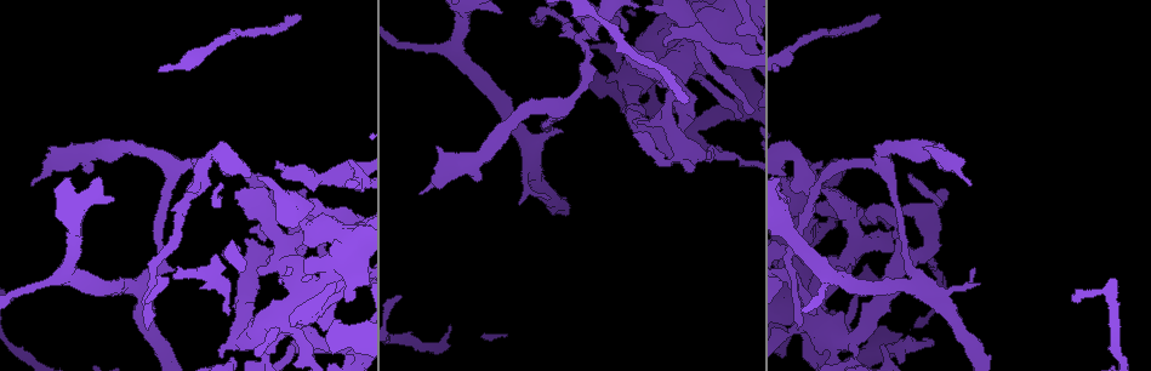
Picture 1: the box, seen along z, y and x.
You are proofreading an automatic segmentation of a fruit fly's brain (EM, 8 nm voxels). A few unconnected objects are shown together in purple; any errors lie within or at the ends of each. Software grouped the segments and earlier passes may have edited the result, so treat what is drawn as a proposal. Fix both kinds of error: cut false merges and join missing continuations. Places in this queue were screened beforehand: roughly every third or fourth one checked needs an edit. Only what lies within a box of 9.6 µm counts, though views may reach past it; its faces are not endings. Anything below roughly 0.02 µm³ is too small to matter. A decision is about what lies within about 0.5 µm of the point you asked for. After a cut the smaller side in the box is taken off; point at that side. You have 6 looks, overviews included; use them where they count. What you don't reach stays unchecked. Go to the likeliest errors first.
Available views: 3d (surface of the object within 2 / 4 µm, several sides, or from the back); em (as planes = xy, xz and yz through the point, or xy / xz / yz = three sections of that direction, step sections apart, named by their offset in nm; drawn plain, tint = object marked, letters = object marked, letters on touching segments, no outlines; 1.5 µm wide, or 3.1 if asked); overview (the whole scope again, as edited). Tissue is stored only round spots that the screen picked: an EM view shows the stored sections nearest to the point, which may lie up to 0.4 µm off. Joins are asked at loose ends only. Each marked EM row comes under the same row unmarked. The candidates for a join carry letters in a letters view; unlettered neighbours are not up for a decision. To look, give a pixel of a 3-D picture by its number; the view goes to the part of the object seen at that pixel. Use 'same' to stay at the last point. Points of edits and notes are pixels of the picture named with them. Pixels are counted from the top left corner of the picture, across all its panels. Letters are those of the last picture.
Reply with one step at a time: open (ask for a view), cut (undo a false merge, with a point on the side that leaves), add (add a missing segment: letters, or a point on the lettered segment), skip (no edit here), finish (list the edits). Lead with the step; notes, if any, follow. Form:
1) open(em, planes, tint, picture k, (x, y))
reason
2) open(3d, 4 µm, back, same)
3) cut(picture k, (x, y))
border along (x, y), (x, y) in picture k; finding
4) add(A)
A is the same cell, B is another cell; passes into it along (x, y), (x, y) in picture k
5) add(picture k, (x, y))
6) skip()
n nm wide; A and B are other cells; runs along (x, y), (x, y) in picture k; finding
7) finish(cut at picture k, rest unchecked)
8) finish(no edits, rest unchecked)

open(em, xy, step 4, letters, picture 1, (821, 164))
an open end

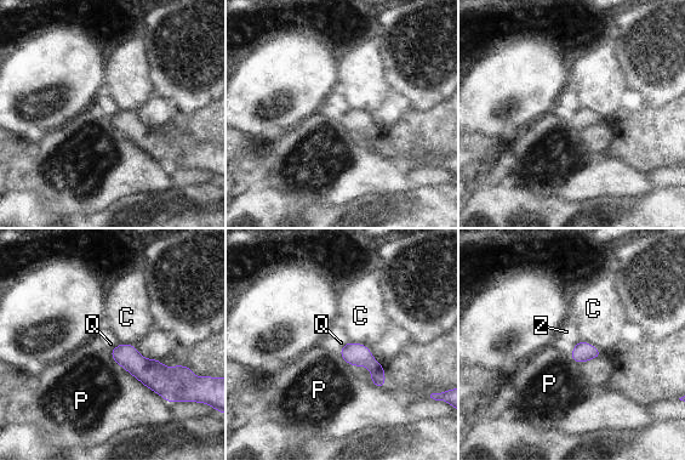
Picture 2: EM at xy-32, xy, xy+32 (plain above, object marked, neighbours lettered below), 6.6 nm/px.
open(em, planes, letters, same)

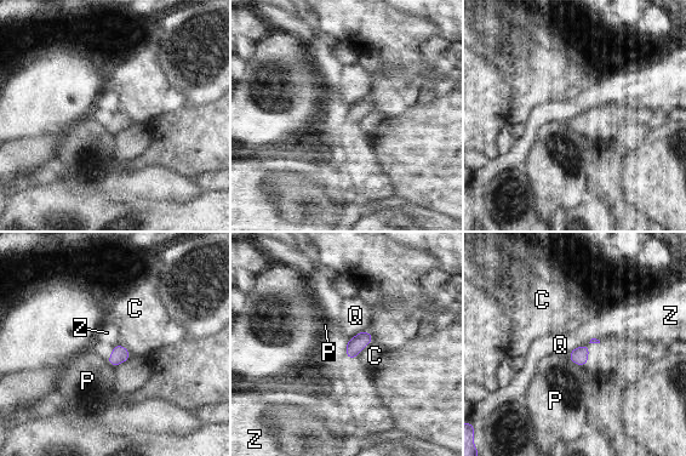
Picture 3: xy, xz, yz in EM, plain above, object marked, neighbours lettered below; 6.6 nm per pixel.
skip()
C, P, Q and Z are other cells; border along (598, 338), (576, 347) in picture 3; no lettered segment goes on from it

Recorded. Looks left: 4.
open(3d, 4 µm, back, picture 1, (146, 328))
end of a long branch

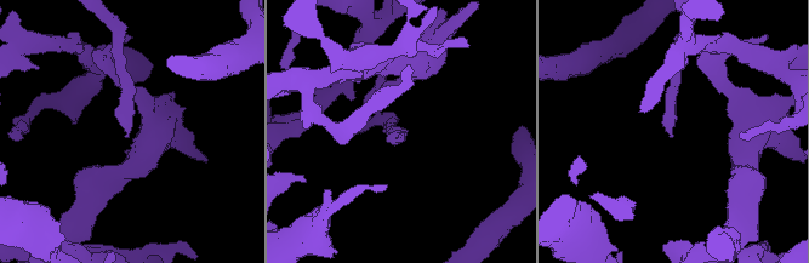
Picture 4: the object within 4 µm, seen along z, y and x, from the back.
open(em, xy, step 8, tint, picture 4, (396, 137))
shape alone is not enough

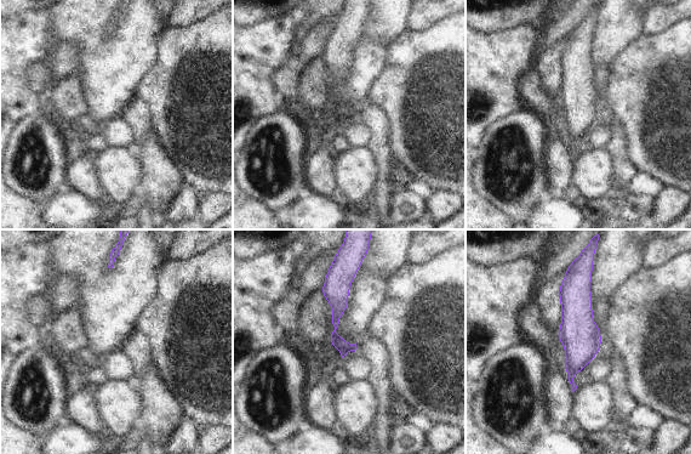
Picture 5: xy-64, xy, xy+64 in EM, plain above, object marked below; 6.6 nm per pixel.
open(em, planes, letters, same)
cut it another way

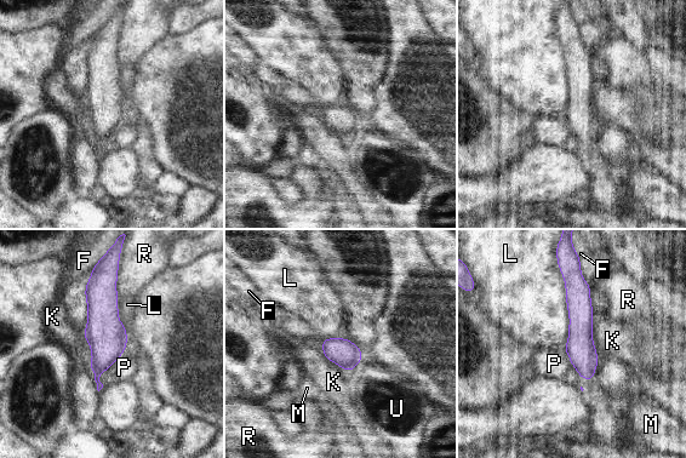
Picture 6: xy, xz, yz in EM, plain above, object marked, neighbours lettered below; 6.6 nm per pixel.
skip()
190 nm wide; L touches over 550 nm; F, K, L, M, P, R and U are other cells; no lettered segment goes on from it

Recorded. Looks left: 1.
open(em, planes, letters, picture 1, (719, 148))
an open end

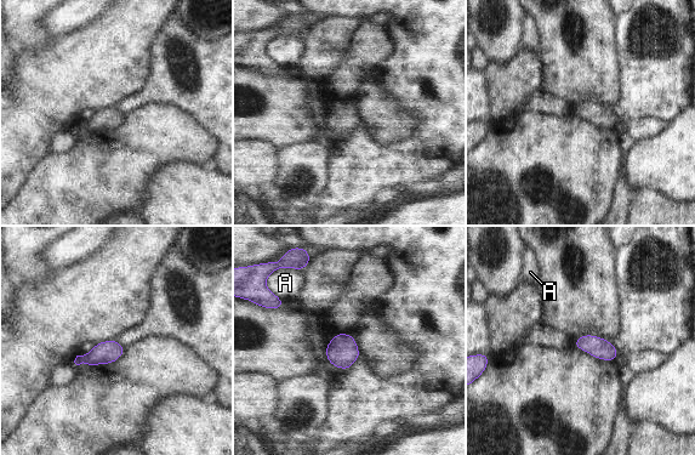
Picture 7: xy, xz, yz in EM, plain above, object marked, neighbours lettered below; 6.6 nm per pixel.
skip()
140 nm wide; A touches over 50 nm; A is another cell; none of them fits

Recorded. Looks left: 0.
finish(no edits, rest unchecked)

